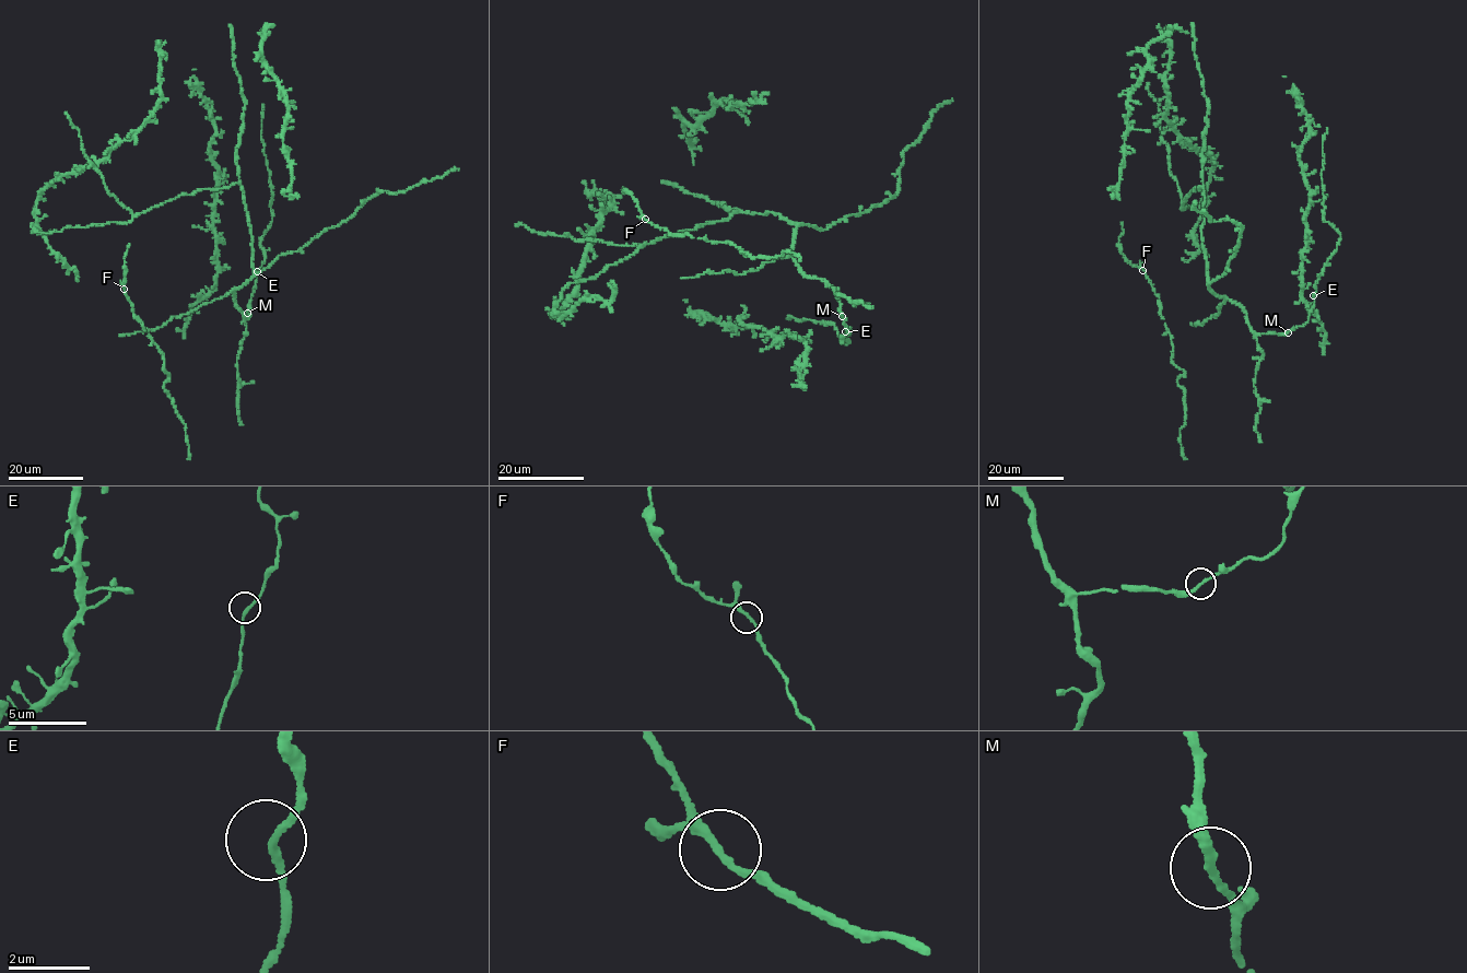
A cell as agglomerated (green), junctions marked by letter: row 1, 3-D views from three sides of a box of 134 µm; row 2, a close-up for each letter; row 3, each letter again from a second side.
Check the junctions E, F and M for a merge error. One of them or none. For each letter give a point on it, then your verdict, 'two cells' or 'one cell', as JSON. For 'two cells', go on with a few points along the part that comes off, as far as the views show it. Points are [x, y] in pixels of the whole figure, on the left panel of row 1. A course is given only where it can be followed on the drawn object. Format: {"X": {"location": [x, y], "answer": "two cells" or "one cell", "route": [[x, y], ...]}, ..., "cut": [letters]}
{"E": {"location": [257, 271], "answer": "one cell"}, "F": {"location": [124, 289], "answer": "one cell"}, "M": {"location": [247, 313], "answer": "one cell"}, "cut": []}

